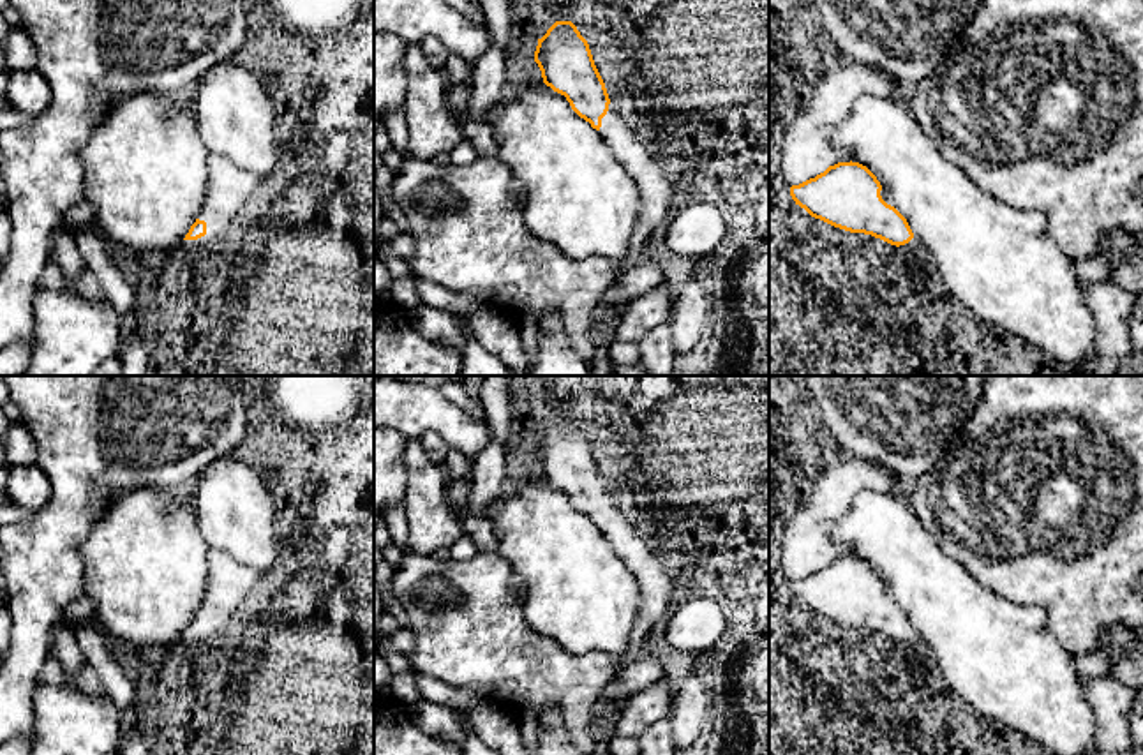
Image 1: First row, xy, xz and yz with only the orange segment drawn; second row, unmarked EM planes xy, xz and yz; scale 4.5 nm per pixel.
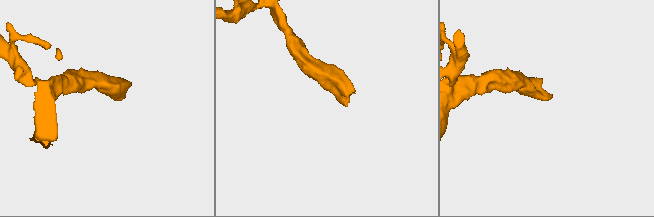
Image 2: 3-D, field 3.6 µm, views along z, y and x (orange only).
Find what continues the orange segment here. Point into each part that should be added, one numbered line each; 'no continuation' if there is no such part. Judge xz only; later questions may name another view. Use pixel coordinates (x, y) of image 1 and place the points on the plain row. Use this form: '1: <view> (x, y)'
1: xz (657, 588)

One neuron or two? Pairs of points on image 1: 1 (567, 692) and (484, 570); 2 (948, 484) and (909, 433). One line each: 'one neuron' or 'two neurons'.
1: one neuron
2: two neurons

